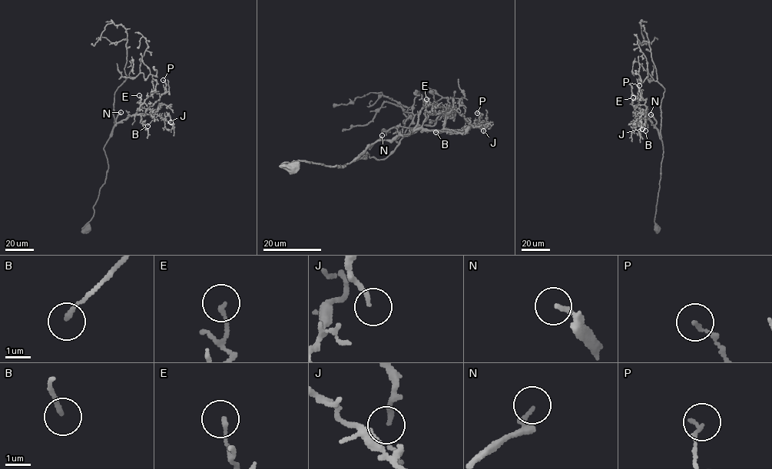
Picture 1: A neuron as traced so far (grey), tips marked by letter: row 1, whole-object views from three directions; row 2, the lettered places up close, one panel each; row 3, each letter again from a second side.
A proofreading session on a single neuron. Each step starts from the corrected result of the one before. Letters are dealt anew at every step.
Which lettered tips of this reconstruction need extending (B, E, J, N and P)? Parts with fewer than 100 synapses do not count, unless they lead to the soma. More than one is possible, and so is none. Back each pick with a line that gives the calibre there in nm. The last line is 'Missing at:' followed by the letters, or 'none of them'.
N: calibre 180 nm
Missing at: N

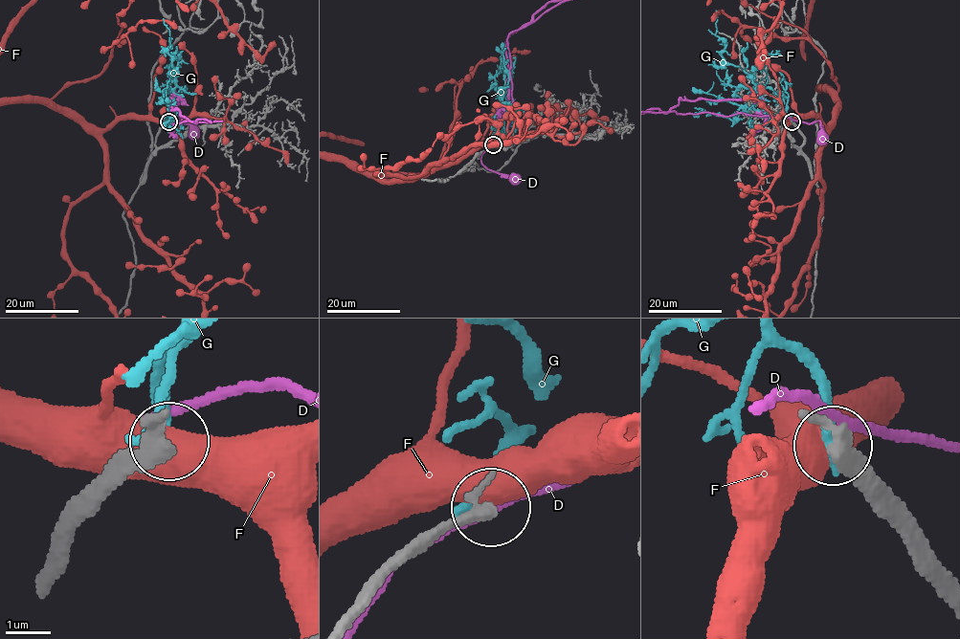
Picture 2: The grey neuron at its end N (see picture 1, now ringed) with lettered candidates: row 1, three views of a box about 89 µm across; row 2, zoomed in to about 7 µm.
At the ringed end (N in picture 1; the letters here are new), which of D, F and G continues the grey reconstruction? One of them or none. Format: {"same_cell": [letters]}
{"same_cell": []}

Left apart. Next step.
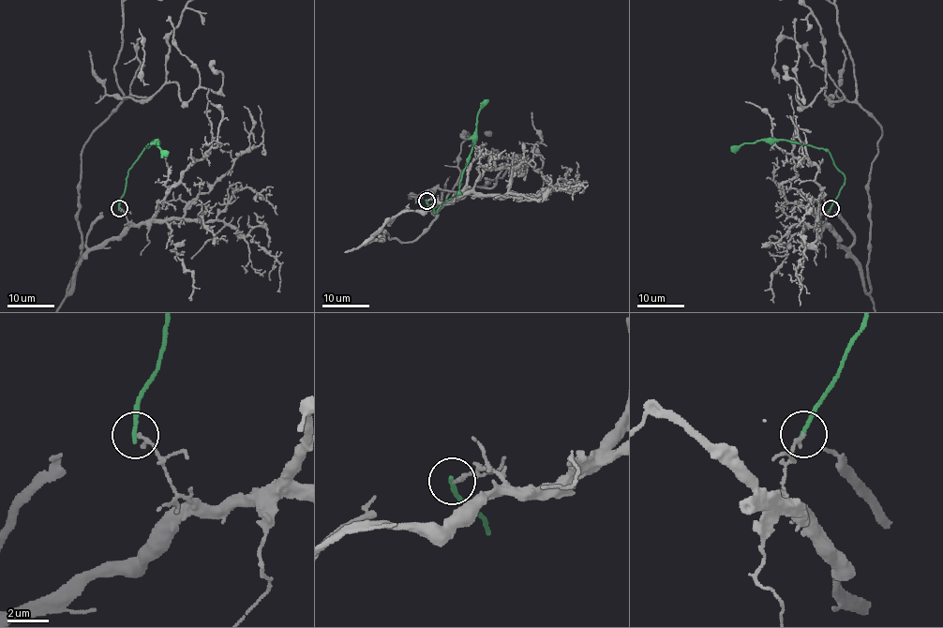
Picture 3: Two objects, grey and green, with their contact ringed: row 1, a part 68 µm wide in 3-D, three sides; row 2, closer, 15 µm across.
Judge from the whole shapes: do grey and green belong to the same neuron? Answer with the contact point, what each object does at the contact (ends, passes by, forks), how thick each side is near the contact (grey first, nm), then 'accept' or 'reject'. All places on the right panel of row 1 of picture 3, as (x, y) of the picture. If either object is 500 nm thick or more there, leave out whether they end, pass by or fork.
at (830, 208); grey ends there; green ends there; 180 nm thick on the grey side, 200 nm on the other; reject

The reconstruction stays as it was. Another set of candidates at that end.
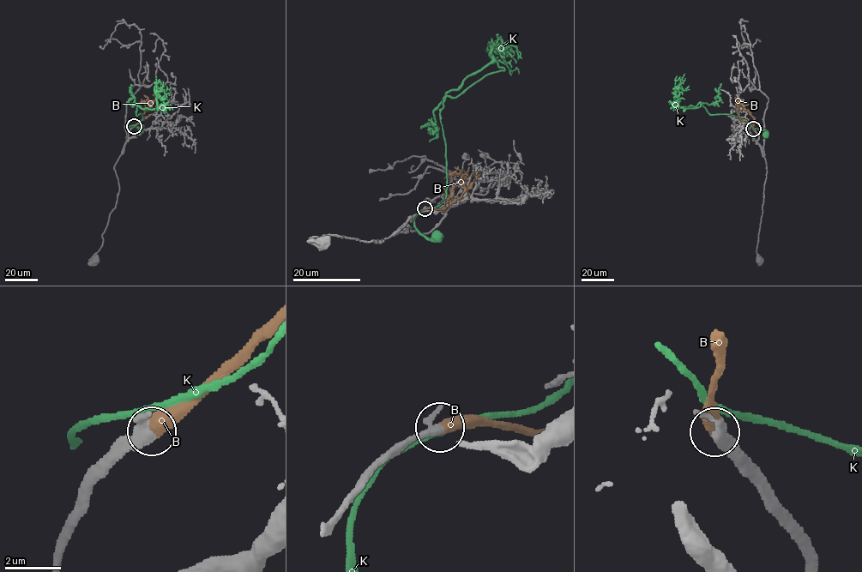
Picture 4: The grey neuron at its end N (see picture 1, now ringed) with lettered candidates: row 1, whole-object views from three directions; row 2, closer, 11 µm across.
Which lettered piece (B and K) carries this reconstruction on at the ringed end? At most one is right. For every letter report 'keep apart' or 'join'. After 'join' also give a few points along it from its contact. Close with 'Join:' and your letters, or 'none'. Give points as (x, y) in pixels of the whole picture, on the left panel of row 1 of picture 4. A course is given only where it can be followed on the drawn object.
B: join; course (134, 126), (150, 106), (148, 99), (143, 101), (141, 99)
K: keep apart
Join: B

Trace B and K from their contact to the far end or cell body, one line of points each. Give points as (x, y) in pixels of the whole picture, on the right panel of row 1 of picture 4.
B: (753, 129), (754, 117), (740, 102), (738, 104), (739, 101)
K: (753, 128), (766, 130), (765, 135)

